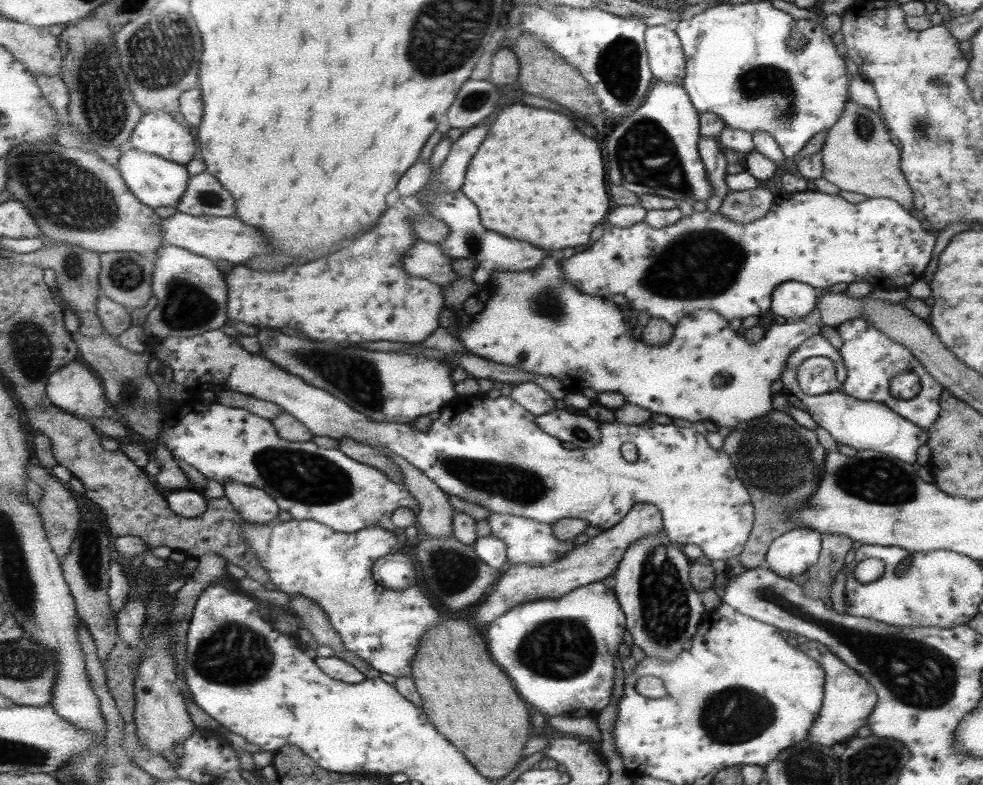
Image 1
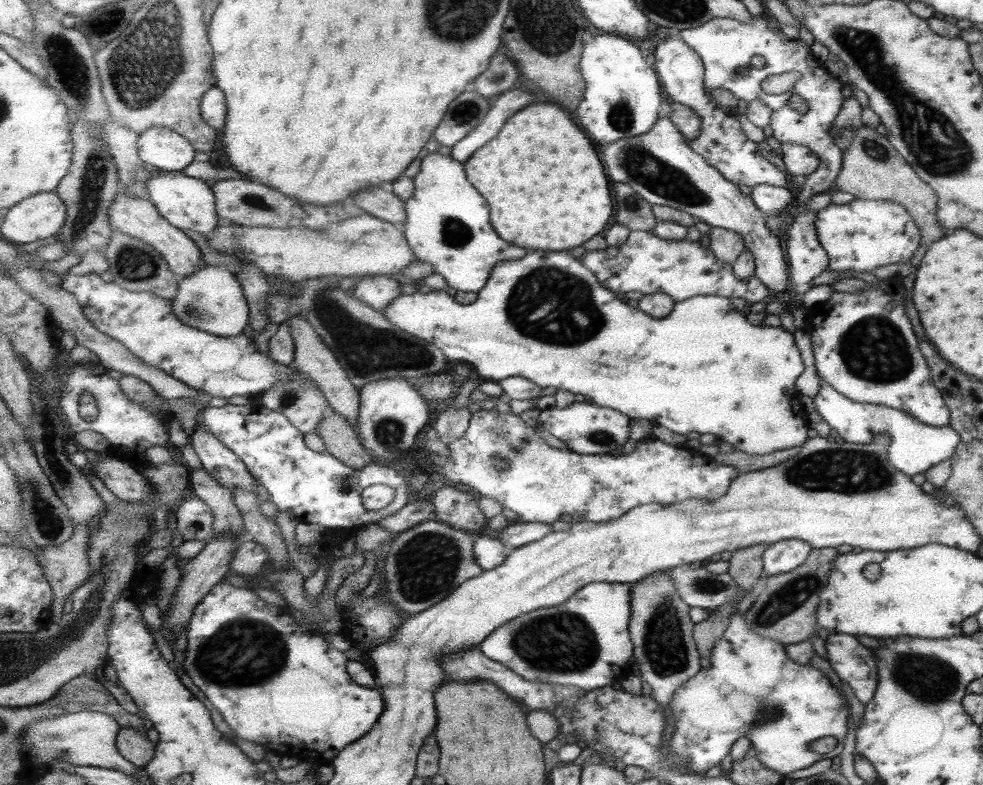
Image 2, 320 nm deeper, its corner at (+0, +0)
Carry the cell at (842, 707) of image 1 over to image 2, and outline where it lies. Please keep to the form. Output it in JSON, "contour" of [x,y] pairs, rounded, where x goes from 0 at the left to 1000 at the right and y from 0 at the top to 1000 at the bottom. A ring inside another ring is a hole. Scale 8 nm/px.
{"contour":[[[843,806],[838,814],[840,841],[876,896],[886,892],[891,871],[891,843],[886,828],[876,823],[868,810]]]}

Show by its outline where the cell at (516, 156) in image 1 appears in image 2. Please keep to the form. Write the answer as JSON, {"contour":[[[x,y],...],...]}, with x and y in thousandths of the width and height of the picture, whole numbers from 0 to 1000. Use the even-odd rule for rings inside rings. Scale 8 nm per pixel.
{"contour":[[[540,132],[514,158],[512,168],[472,209],[476,228],[499,260],[499,283],[512,306],[520,306],[532,316],[544,318],[579,318],[595,311],[613,296],[624,278],[626,262],[615,211],[597,176],[597,171],[581,153],[581,148],[563,132]]]}

